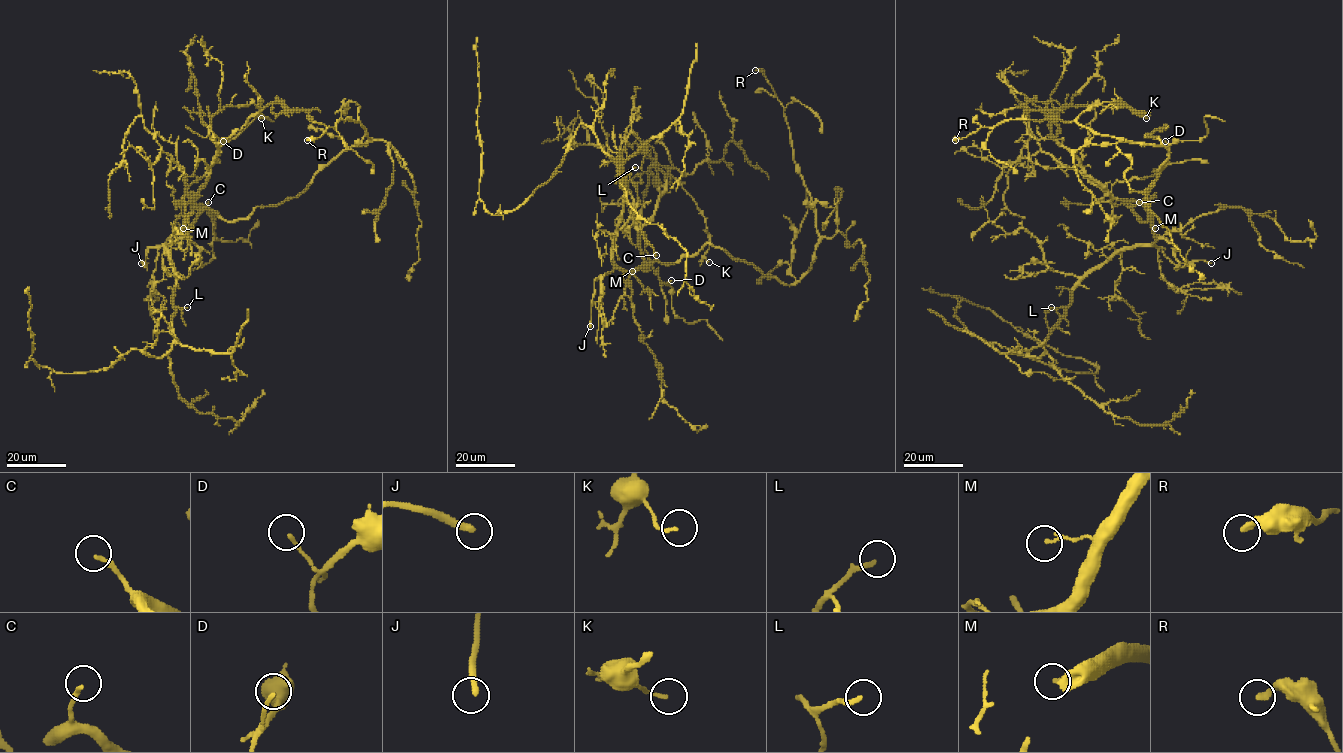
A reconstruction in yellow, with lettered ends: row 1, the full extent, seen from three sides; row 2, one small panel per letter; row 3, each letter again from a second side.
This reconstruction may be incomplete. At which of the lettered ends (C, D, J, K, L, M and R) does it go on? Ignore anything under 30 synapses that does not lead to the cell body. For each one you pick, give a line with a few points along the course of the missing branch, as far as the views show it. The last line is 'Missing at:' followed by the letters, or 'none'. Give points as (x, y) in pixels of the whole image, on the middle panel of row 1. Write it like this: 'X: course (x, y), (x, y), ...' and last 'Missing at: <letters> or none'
C: course (656, 255), (672, 206), (685, 189), (697, 139), (690, 115), (677, 104), (677, 91), (665, 76), (661, 85)
Missing at: C, J

